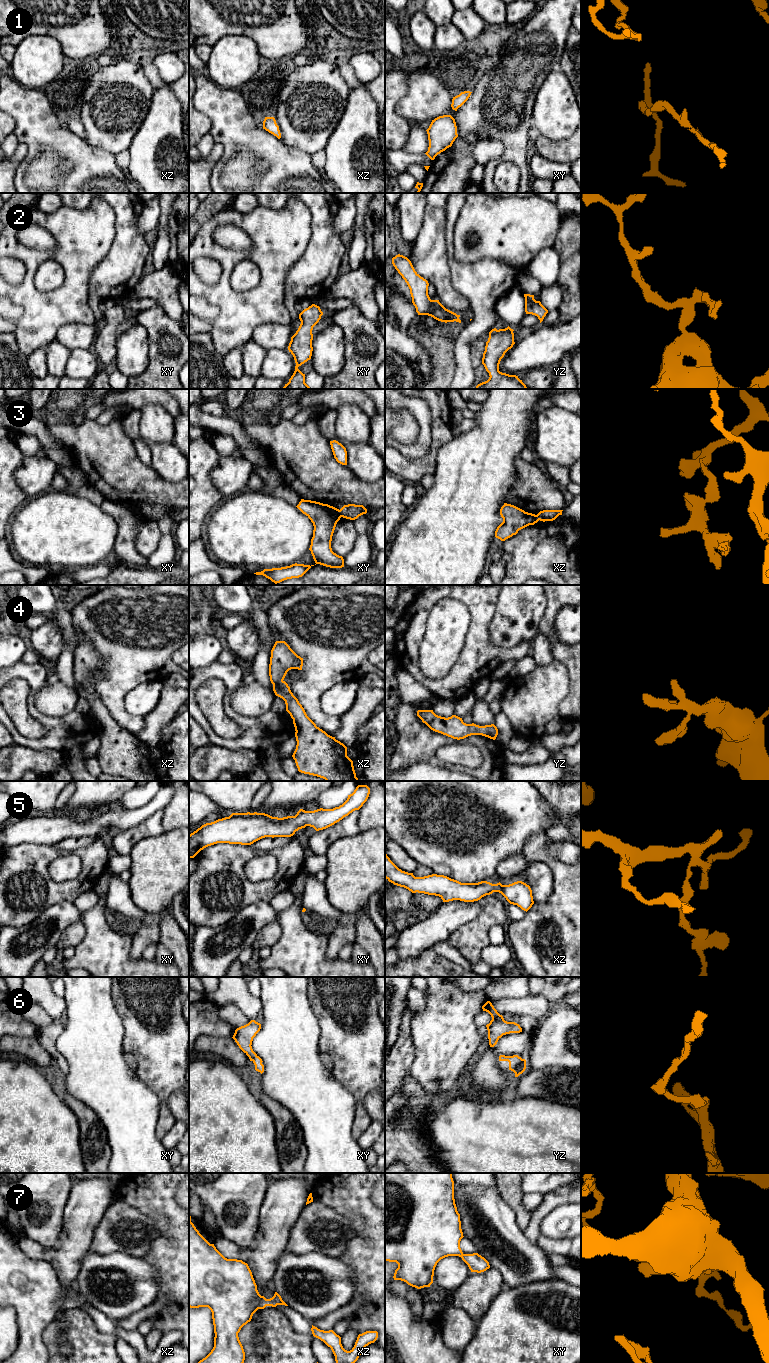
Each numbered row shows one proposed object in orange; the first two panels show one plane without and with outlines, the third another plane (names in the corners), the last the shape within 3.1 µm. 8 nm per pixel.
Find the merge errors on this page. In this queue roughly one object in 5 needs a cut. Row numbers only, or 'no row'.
3

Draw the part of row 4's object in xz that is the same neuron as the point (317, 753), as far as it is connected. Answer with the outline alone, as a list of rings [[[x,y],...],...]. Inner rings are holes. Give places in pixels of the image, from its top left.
[[[276,641],[272,650],[269,664],[270,681],[276,696],[282,698],[286,704],[286,711],[293,719],[296,749],[292,755],[298,771],[325,779],[326,781],[358,781],[353,761],[347,756],[347,747],[328,735],[307,716],[298,699],[293,695],[288,684],[284,681],[291,669],[302,670],[303,658],[298,656],[285,641]]]

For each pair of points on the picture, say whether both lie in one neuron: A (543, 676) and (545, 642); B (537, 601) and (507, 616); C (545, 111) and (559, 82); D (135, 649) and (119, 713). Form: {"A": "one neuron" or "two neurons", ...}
{"A": "two neurons", "B": "one neuron", "C": "one neuron", "D": "one neuron"}

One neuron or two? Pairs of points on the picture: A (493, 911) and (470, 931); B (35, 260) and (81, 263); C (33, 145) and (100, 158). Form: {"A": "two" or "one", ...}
{"A": "one", "B": "one", "C": "one"}

